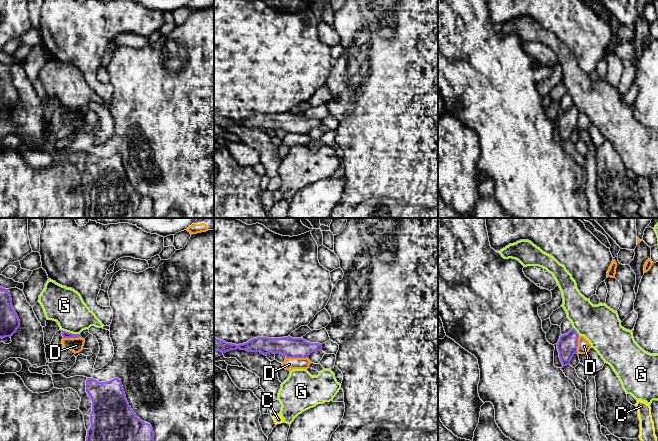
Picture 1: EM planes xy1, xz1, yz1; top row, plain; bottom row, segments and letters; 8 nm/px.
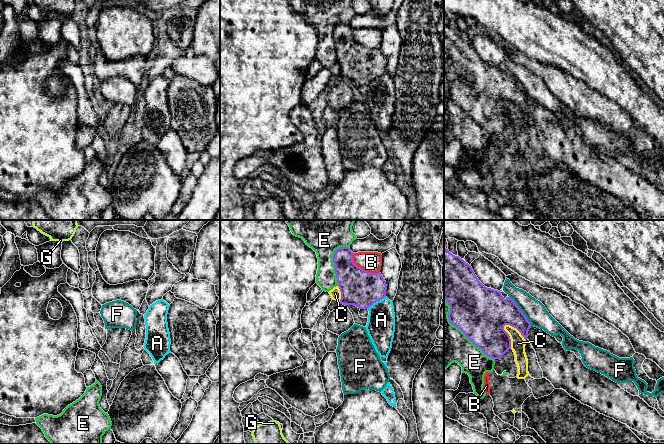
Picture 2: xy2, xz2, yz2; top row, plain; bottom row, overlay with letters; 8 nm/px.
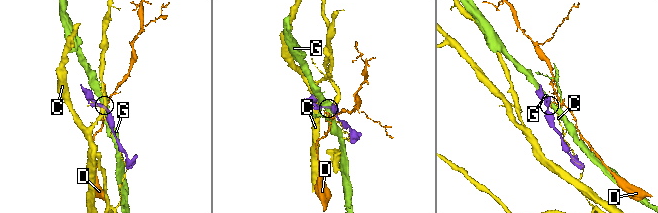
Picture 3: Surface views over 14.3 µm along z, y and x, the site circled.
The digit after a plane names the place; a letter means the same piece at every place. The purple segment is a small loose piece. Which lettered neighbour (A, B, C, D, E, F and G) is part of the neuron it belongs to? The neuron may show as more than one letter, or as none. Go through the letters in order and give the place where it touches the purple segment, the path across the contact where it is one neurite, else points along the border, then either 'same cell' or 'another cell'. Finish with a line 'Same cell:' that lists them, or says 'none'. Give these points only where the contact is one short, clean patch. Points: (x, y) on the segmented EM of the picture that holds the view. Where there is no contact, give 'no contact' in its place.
A: contact xz2 (376, 301); another cell
B: contact xz2 (361, 268); another cell
C: contact yz2 (515, 327); another cell
D: contact xz1 (297, 357); border xz1 (286, 357), (307, 358); another cell
E: contact yz2 (460, 329); another cell
F: contact yz2 (521, 311); another cell
G: contact xy1 (70, 333); border xy1 (61, 329), (79, 334); another cell
Same cell: none

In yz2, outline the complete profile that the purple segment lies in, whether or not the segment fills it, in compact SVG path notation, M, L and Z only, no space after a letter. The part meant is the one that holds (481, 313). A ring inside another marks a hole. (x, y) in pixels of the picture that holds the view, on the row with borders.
M444 248L444 299L450 306L448 314L450 323L460 329L488 357L500 359L511 349L510 336L504 330L505 325L510 325L516 328L525 340L529 340L536 352L543 377L549 380L555 389L565 390L582 404L644 433L651 439L664 440L664 417L656 409L650 407L639 396L633 396L622 389L607 376L587 368L574 352L565 350L555 337L543 329L532 326L512 298L504 298L500 291L485 287L475 275L471 265L446 248Z

